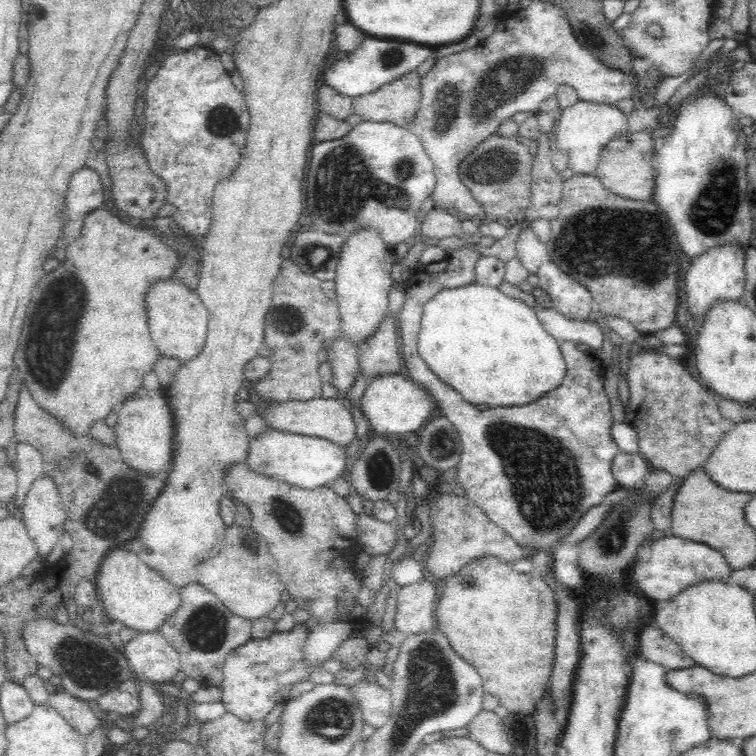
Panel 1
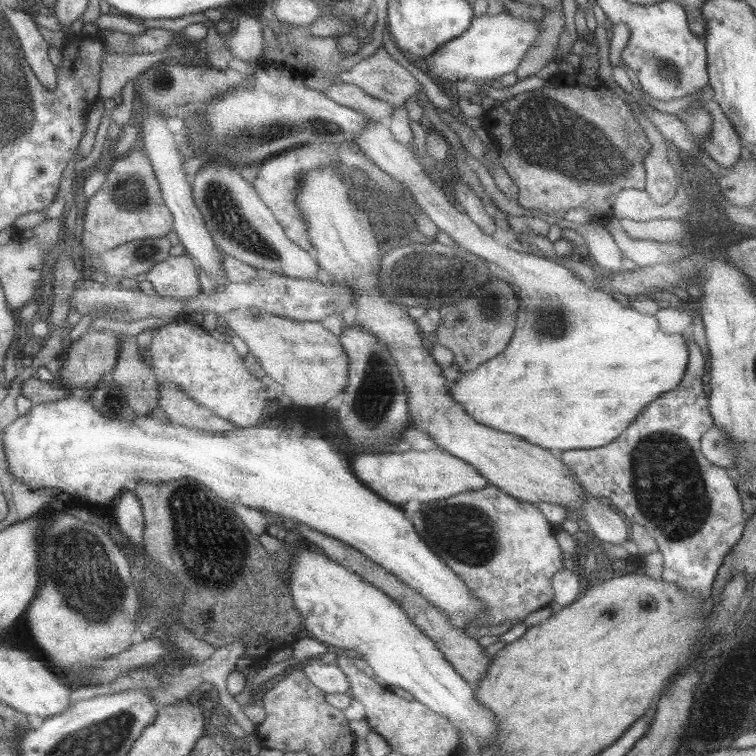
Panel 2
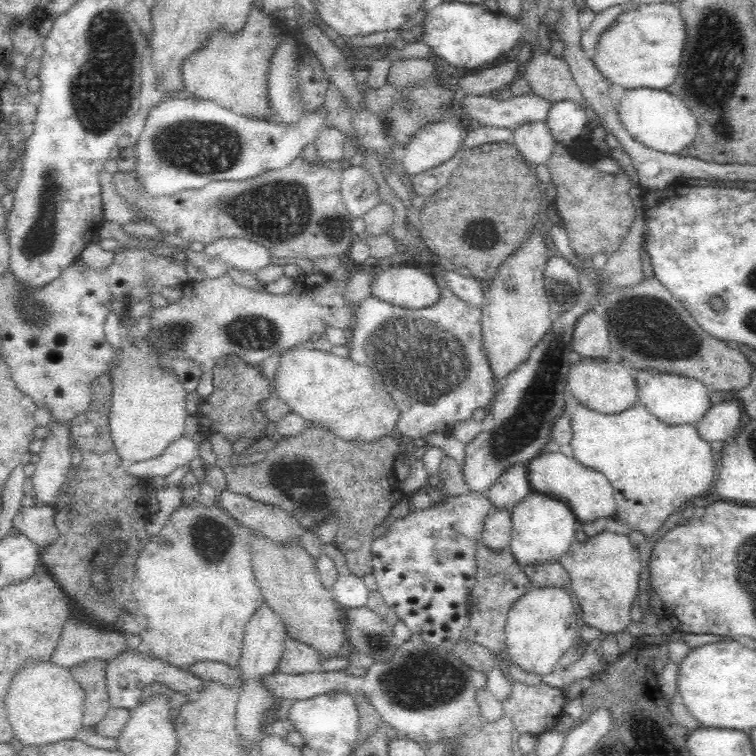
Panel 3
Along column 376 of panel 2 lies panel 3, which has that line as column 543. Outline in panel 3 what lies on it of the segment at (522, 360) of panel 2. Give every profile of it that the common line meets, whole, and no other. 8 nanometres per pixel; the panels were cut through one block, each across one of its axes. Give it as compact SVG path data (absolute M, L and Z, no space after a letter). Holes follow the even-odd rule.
M540 120L513 126L511 142L531 166L546 165L557 143L551 136L546 121Z

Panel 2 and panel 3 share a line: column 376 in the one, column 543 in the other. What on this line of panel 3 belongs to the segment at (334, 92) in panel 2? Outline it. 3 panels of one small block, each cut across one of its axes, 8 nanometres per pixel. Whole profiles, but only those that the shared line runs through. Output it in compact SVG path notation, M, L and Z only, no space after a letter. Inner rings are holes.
M528 92L510 100L498 100L486 95L466 95L461 100L461 113L477 120L480 126L512 127L520 123L545 121L553 103Z

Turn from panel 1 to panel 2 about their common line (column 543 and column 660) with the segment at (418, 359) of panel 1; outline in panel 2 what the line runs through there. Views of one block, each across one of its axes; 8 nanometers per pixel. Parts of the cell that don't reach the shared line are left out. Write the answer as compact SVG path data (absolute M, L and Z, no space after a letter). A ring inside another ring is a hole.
M691 333L684 339L688 345L688 366L674 390L645 405L644 411L638 414L626 432L611 444L588 450L566 450L558 456L570 467L586 493L614 504L630 522L641 524L656 539L664 556L664 581L678 585L686 593L698 593L698 597L708 601L720 566L741 539L748 519L730 472L723 466L710 463L701 452L702 436L713 426L708 408L709 396L702 383L706 360Z

